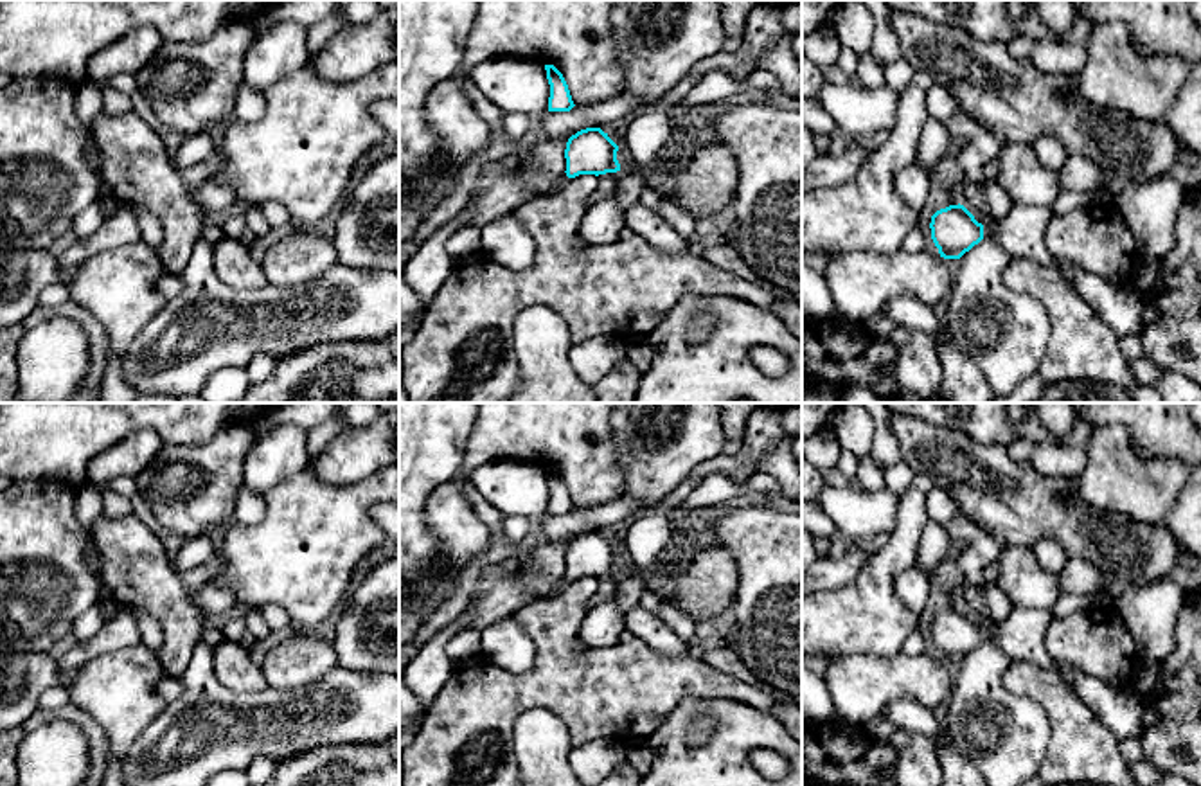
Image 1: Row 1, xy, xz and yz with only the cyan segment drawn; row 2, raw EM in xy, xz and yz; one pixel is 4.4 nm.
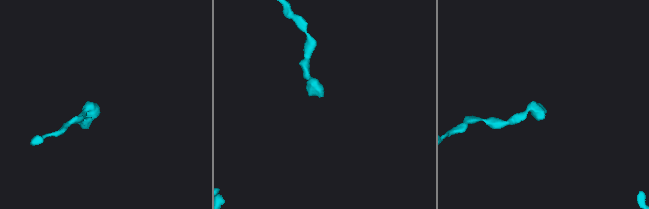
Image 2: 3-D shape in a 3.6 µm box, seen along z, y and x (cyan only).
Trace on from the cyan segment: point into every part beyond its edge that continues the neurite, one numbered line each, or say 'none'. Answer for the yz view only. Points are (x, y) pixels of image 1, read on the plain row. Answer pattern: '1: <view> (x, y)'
1: yz (1022, 635)

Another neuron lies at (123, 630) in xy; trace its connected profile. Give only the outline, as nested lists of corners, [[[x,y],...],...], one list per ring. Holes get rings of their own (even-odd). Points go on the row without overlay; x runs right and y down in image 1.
[[[122,608],[111,621],[92,637],[88,642],[81,642],[68,653],[58,658],[59,674],[67,674],[76,667],[86,665],[90,660],[117,651],[131,648],[140,642],[140,628],[137,619],[128,608]]]

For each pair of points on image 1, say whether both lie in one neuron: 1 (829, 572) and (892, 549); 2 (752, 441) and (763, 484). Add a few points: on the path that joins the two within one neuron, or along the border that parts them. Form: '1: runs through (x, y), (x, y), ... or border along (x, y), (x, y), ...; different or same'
1: border along (874, 553), (851, 581), (838, 587); different
2: border along (757, 470), (754, 473); different

